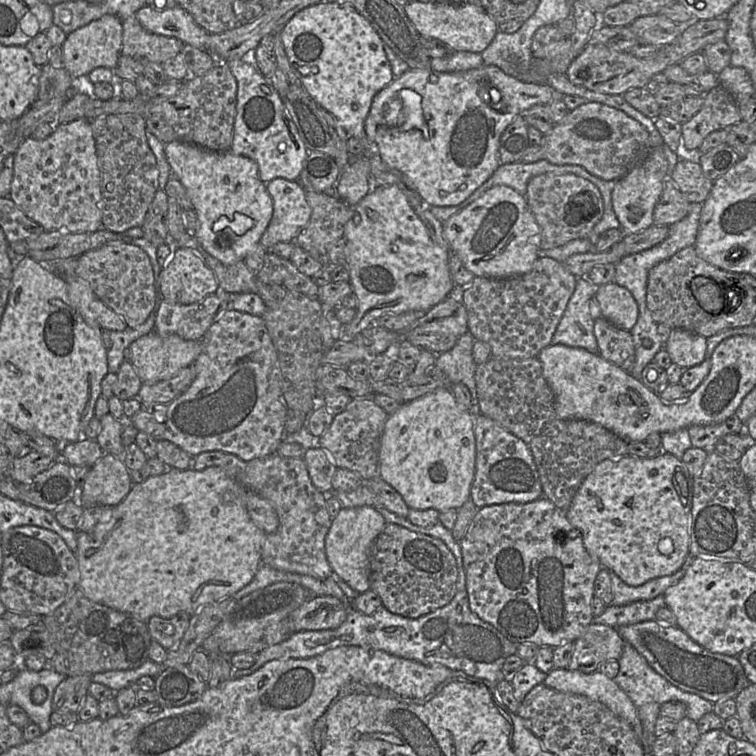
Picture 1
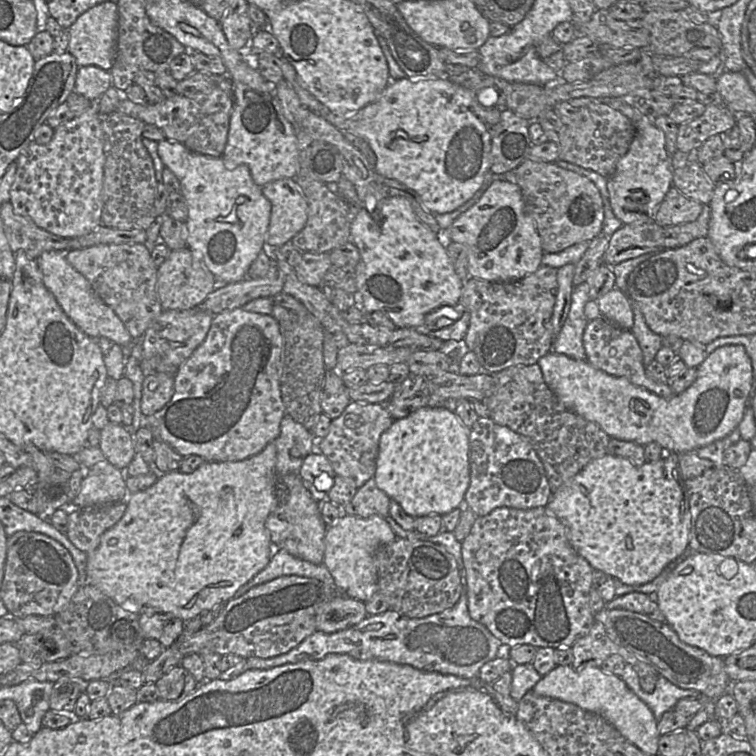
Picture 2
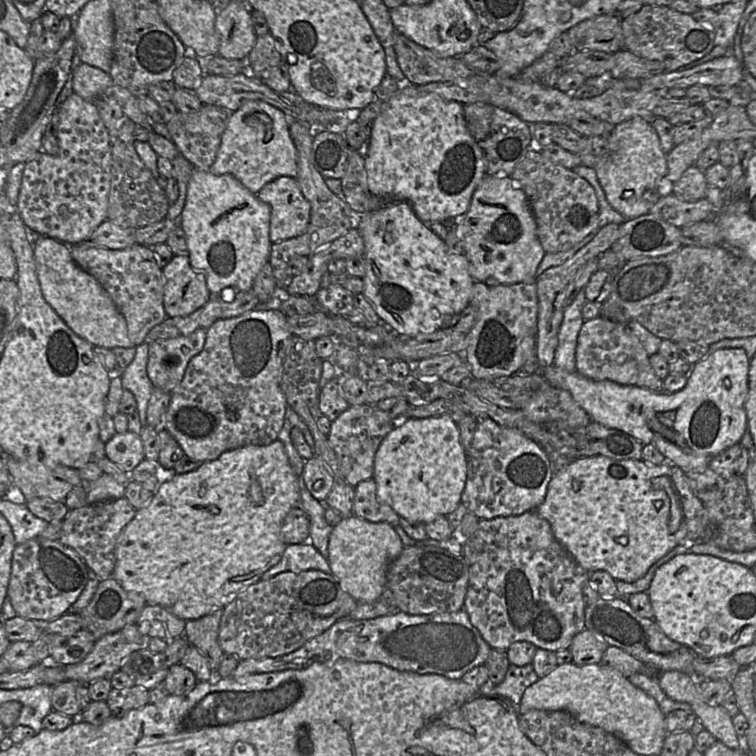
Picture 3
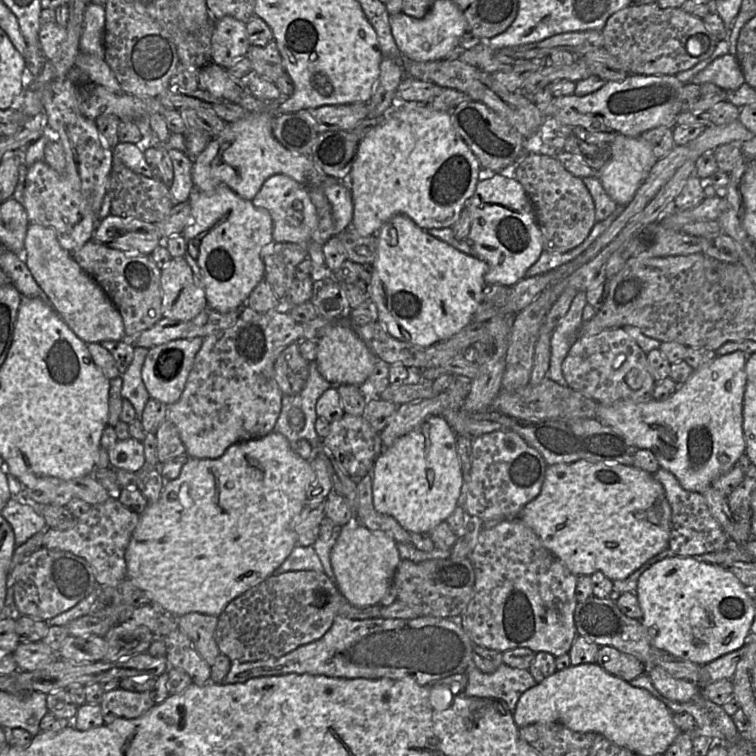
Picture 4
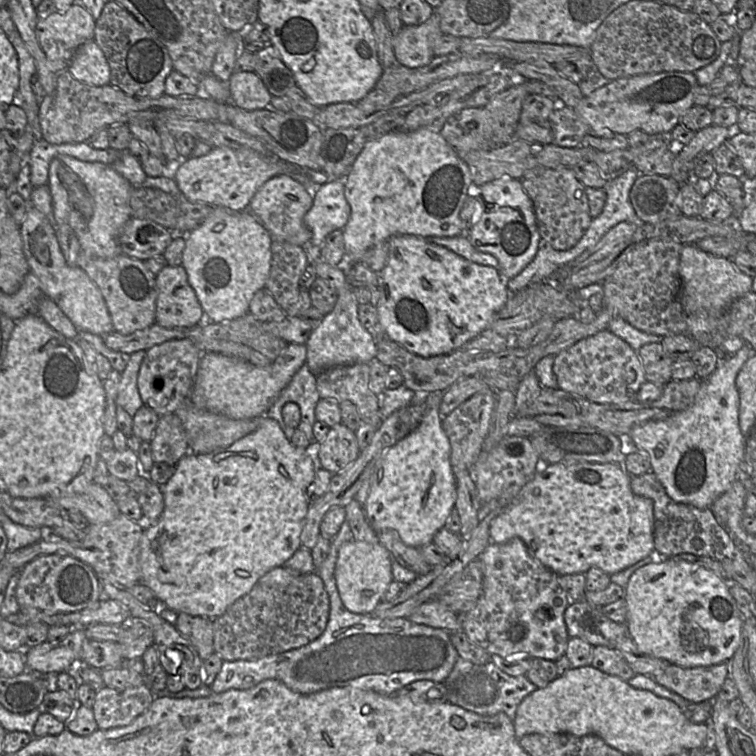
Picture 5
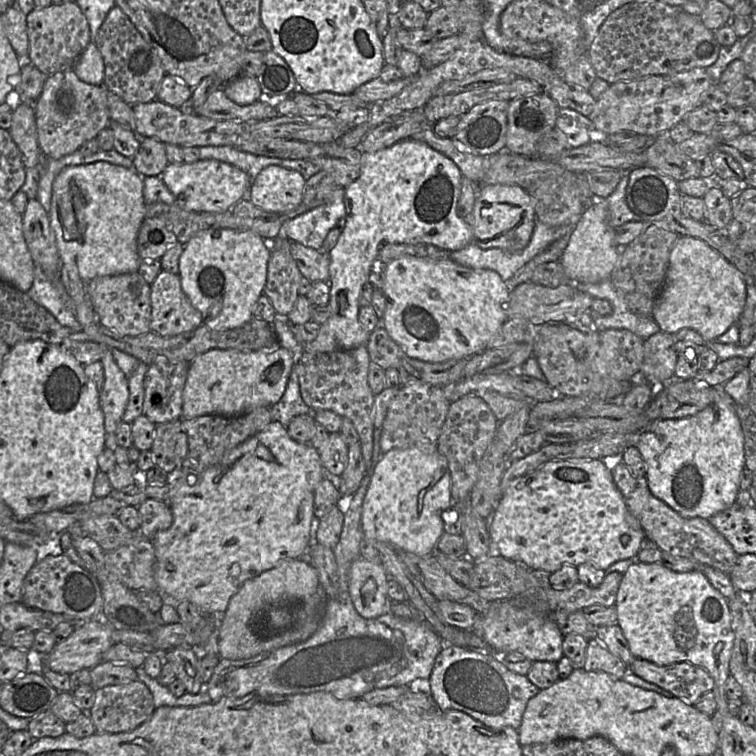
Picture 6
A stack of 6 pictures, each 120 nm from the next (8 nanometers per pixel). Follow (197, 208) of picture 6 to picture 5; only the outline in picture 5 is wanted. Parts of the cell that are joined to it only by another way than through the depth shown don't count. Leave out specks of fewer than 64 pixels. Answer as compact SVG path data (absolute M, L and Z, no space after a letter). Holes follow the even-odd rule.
M214 147L214 148L211 149L211 151L209 153L207 153L204 156L201 156L201 157L188 157L188 158L181 158L181 159L182 159L182 162L181 162L180 166L177 168L177 170L175 172L174 180L177 183L180 191L184 194L184 196L189 201L199 202L199 203L203 203L203 204L210 204L212 206L224 206L224 207L227 207L227 208L229 208L231 210L234 210L234 211L241 211L241 210L247 209L247 207L248 207L252 197L256 193L256 191L268 179L270 179L273 176L279 175L279 174L288 174L288 175L292 176L293 178L295 178L296 180L301 182L307 189L314 190L315 187L316 187L316 184L314 184L304 172L302 172L303 169L309 169L309 168L302 168L302 167L299 167L297 165L292 165L290 163L283 162L282 160L280 160L276 156L262 156L258 152L256 152L252 149L248 149L248 148L232 149L232 148L229 148L229 147Z

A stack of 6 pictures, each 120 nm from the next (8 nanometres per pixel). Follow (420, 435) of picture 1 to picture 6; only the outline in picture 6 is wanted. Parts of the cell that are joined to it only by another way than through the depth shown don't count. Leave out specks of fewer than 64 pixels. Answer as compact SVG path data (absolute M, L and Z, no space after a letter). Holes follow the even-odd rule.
M418 447L392 449L374 465L362 504L361 528L365 538L386 543L400 553L429 556L444 533L445 516L453 507L451 475L444 455L437 449L432 453L425 453Z

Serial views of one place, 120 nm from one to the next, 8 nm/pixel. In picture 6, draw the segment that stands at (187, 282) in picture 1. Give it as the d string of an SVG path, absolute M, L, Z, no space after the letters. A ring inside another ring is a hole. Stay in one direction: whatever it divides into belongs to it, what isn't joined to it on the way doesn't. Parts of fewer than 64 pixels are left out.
M162 270L151 284L151 331L177 336L203 324L202 314L185 294L179 274Z

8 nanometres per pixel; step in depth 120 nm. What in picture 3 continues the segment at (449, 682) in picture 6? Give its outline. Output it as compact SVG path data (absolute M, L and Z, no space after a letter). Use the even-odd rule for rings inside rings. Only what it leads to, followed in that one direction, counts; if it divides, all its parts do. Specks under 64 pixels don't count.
M531 663L525 666L510 664L501 683L494 685L491 682L486 682L480 688L498 697L503 697L517 711L524 691L538 679L539 676Z

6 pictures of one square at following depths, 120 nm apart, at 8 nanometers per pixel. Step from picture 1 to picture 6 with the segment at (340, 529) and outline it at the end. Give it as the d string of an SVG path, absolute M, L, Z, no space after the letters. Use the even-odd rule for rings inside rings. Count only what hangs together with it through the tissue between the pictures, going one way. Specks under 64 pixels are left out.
M357 558L349 570L349 594L357 613L375 619L387 612L388 577L381 564Z

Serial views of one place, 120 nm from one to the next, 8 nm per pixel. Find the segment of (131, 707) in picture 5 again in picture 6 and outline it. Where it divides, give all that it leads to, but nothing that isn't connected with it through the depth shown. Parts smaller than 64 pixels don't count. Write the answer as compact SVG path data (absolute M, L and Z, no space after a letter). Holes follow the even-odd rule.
M136 680L95 689L93 706L88 714L95 727L95 733L123 733L140 726L150 718L154 710L151 691L144 683Z

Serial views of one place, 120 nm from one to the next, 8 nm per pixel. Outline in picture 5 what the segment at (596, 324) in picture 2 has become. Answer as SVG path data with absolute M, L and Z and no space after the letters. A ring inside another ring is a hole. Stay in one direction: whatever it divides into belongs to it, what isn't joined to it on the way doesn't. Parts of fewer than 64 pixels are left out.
M608 329L581 339L571 347L558 353L555 356L553 371L557 377L558 387L560 389L599 404L635 402L638 390L646 381L645 373L637 352Z

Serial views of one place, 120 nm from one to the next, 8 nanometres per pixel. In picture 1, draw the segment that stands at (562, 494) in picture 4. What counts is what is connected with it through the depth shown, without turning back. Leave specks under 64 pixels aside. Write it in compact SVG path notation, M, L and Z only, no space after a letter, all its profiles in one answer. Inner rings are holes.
M661 452L652 458L639 458L632 455L609 458L601 461L584 479L566 511L566 517L572 526L579 531L585 548L593 558L598 560L602 568L614 572L629 586L640 586L651 579L673 574L681 568L689 554L693 479L682 460L669 453Z

